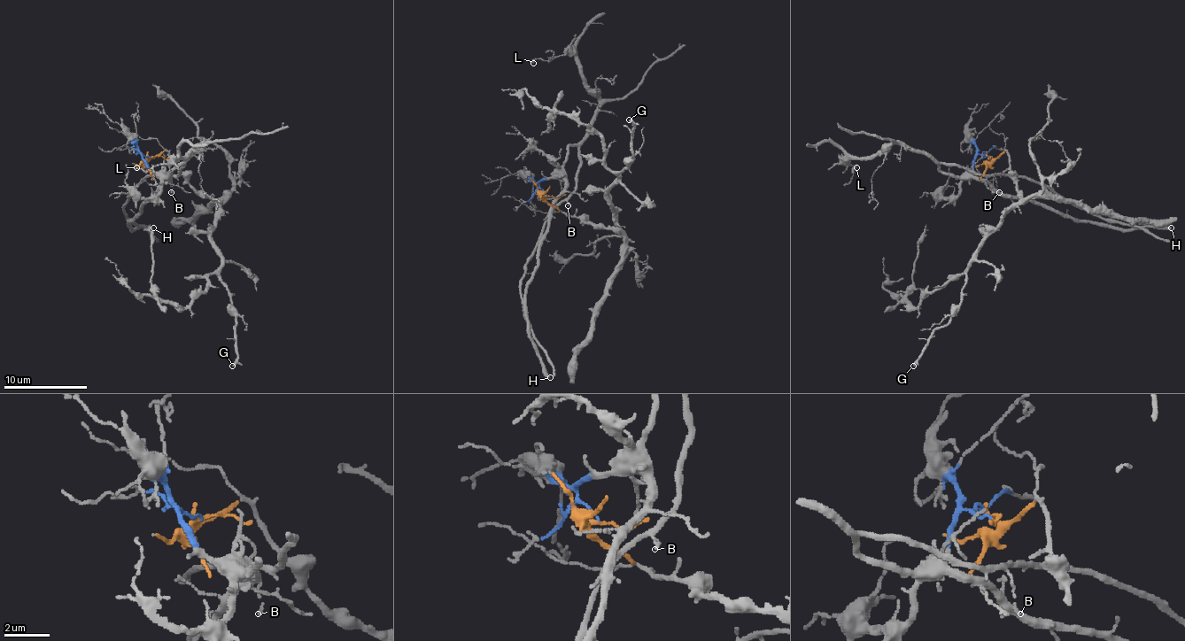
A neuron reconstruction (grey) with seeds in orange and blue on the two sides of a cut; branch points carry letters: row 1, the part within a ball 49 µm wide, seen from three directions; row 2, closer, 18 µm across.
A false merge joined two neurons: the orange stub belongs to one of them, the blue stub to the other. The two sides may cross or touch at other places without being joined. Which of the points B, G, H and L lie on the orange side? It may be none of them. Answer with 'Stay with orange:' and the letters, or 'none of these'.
Stay with orange: G

